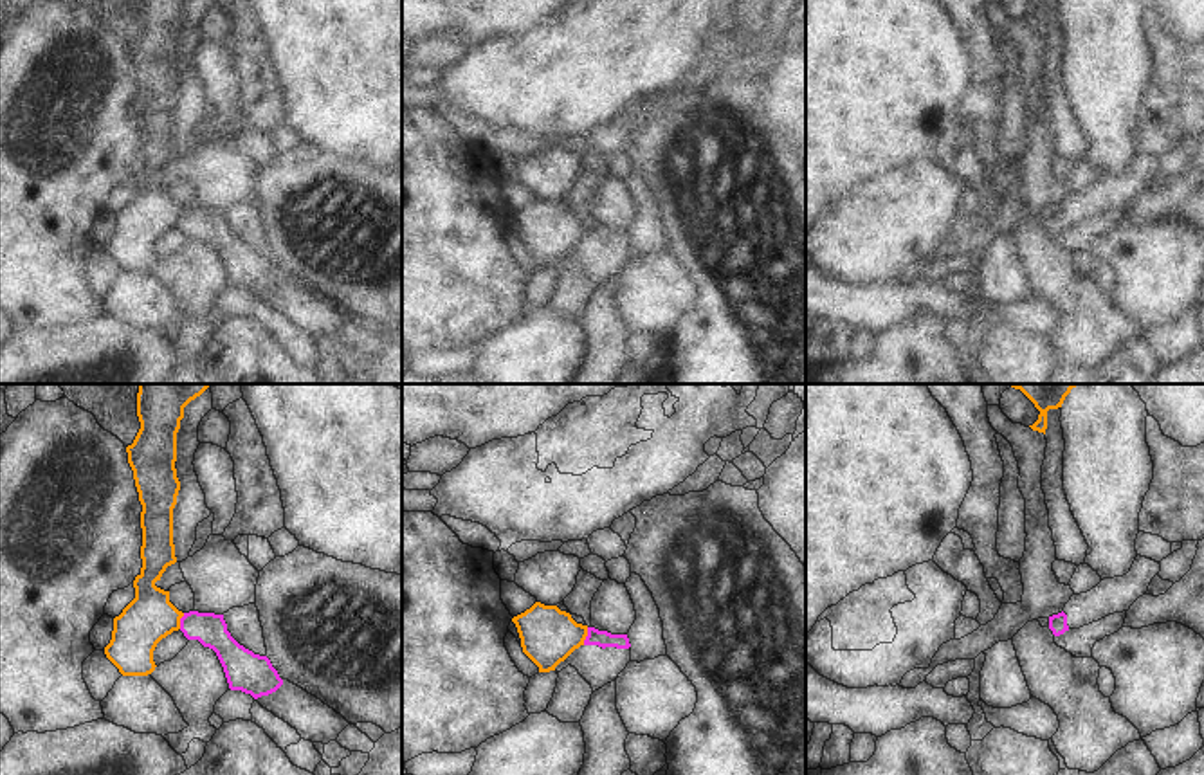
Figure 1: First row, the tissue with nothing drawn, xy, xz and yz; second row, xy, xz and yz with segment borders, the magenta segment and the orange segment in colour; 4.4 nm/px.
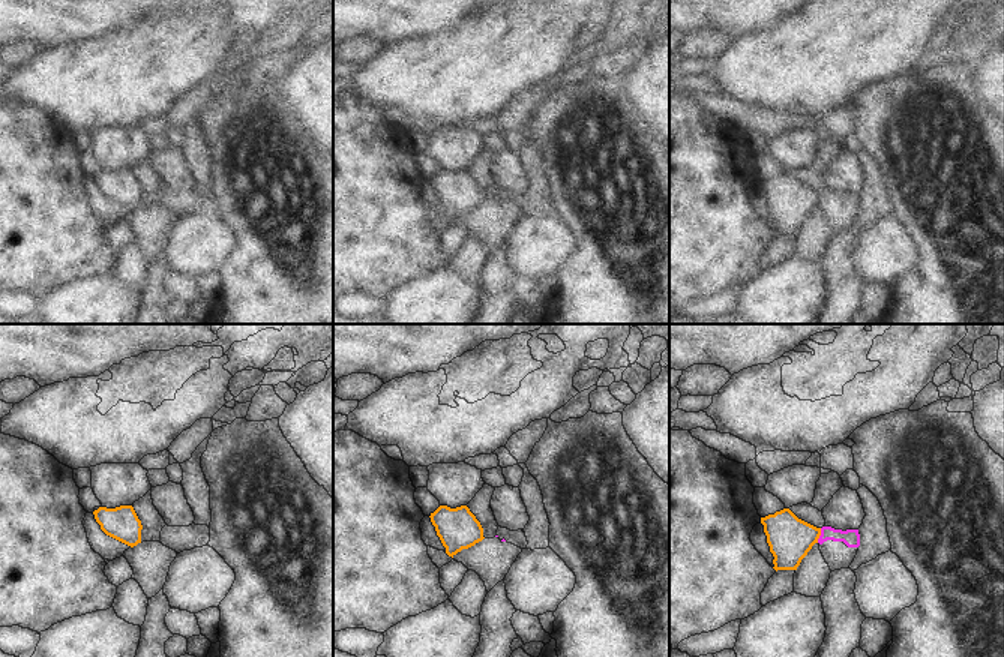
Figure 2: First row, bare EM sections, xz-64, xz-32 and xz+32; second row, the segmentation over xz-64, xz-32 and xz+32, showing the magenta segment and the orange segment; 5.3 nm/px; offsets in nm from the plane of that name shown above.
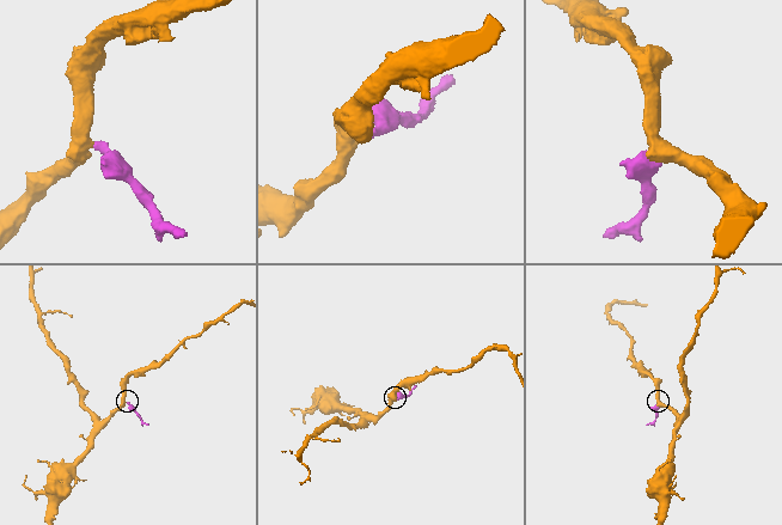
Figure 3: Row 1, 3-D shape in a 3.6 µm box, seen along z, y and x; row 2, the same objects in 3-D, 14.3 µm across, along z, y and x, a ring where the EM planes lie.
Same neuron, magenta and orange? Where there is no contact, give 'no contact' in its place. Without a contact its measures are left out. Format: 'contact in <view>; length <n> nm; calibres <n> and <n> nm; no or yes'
contact in xz; length 80 nm; calibres 80 and 260 nm; no

